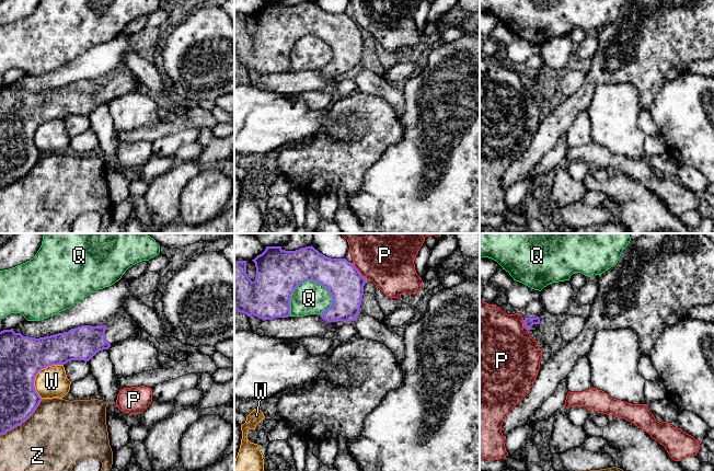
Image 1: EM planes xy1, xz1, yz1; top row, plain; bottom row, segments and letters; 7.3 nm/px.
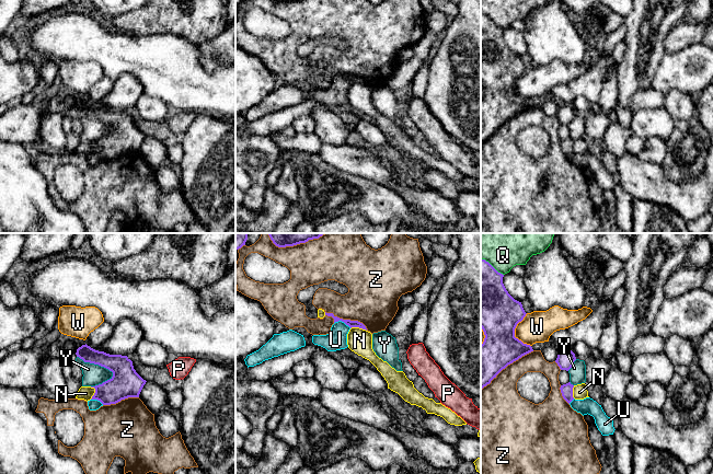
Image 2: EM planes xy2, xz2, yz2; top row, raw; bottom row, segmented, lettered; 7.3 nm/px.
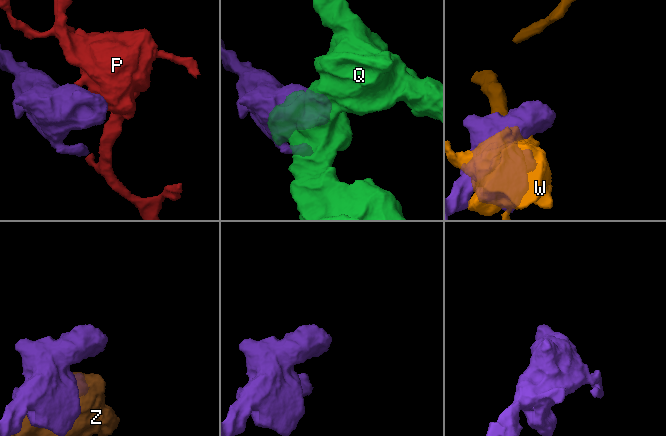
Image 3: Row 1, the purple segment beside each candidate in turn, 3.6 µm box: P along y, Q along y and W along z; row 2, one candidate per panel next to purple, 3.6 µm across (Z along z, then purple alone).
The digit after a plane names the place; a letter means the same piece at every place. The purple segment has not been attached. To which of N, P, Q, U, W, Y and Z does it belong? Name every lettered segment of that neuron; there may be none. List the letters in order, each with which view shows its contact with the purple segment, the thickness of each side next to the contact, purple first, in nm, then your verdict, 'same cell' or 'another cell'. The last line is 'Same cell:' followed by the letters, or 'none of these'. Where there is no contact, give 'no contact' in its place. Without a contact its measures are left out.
N: xz2 | 50/180 nm | another cell
P: xz1 | 260/480 nm | another cell
Q: xz1 | 340/240 nm | another cell
U: xz2 | 50/160 nm | another cell
W: xy1 | 320/220 nm | another cell
Y: xy2 | 220/160 nm | another cell
Z: xz2 | 50/380 nm | another cell
Same cell: none of these

